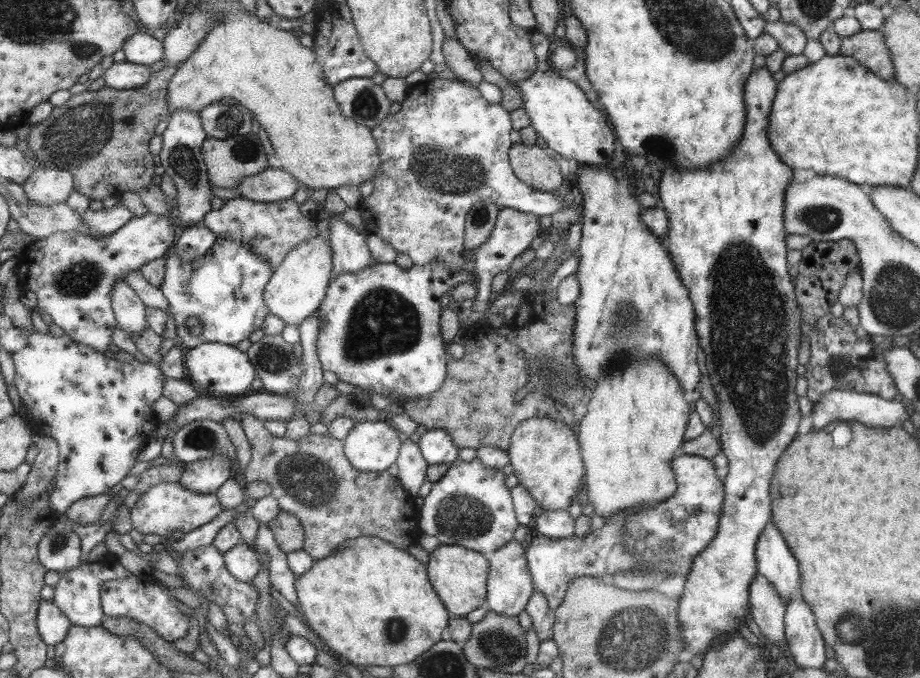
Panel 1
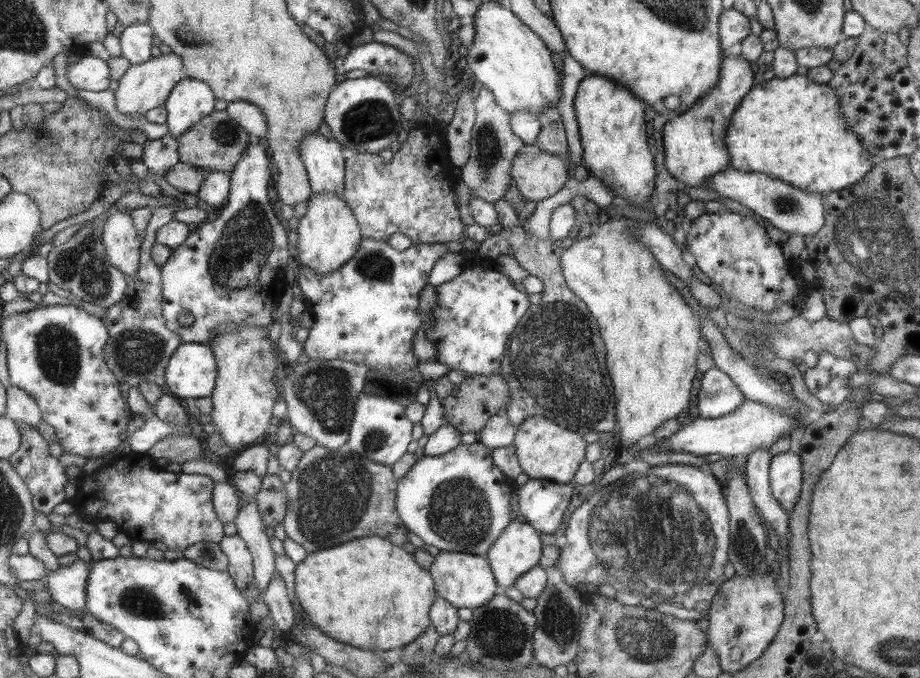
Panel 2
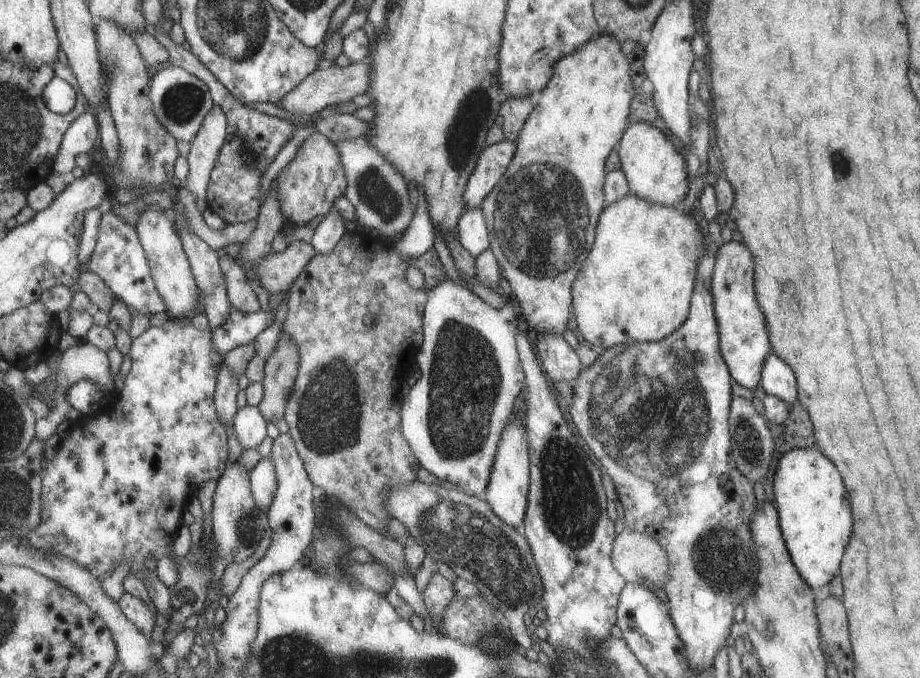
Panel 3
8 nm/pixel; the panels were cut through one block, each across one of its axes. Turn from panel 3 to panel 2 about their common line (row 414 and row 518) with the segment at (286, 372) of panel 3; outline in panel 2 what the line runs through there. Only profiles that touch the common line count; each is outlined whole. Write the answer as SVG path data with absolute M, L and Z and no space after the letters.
M265 473L262 476L259 492L253 497L263 524L274 527L282 522L286 513L286 490L277 474Z

